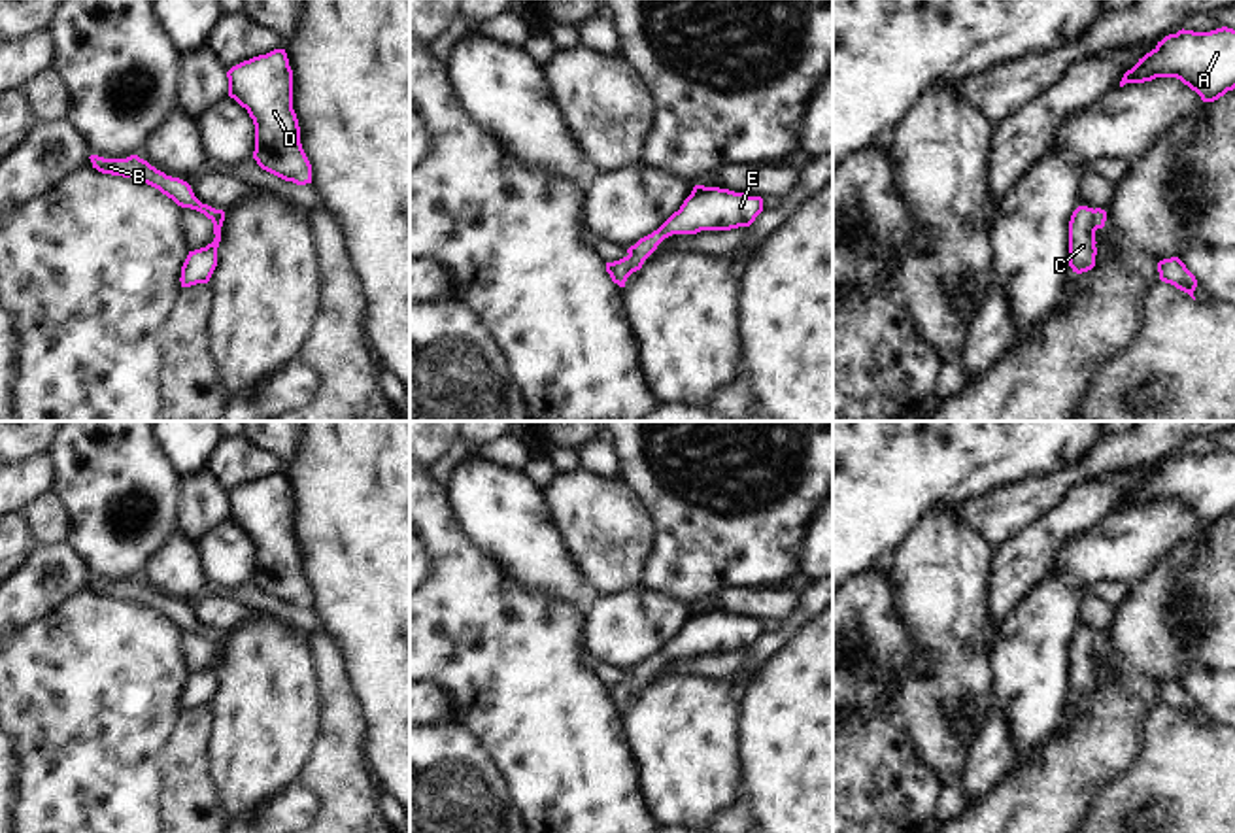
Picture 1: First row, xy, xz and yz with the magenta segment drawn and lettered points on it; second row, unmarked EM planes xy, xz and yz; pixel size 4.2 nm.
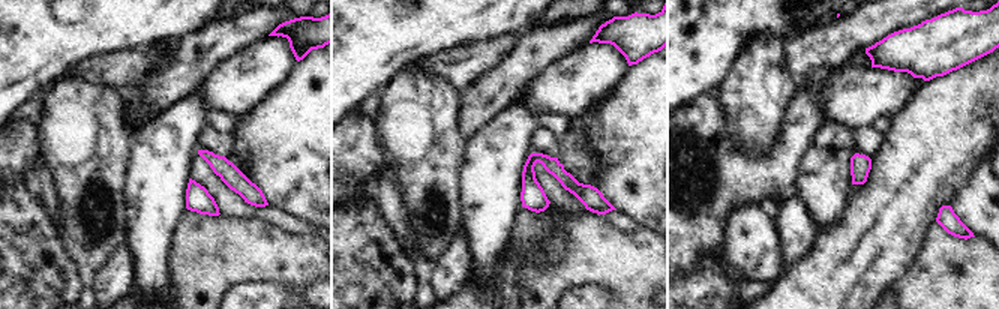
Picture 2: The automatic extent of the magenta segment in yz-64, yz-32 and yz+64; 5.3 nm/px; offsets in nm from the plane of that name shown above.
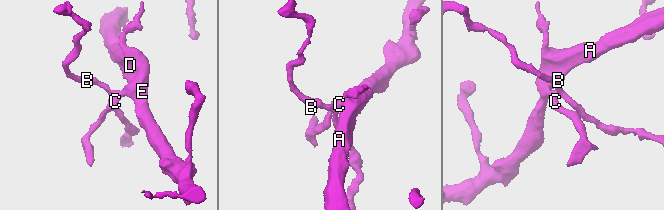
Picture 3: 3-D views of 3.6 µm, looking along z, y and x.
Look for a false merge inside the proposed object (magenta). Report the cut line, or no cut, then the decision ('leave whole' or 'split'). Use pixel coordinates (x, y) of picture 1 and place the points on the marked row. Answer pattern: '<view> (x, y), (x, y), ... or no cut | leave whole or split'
xz (629, 254), (642, 261) | split

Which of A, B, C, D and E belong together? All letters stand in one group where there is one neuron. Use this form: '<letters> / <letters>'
A C D E / B

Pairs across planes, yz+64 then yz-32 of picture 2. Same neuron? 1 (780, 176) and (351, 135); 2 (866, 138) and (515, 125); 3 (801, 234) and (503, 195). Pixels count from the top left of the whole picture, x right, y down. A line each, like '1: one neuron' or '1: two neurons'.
1: one neuron
2: two neurons
3: two neurons

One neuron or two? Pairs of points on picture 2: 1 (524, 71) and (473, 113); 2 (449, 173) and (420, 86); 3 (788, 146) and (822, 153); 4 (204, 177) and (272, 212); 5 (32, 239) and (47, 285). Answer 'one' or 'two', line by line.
1: one
2: one
3: two
4: one
5: one

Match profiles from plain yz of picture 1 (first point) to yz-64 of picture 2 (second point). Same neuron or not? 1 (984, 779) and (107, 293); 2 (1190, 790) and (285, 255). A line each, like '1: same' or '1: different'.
1: same
2: same

